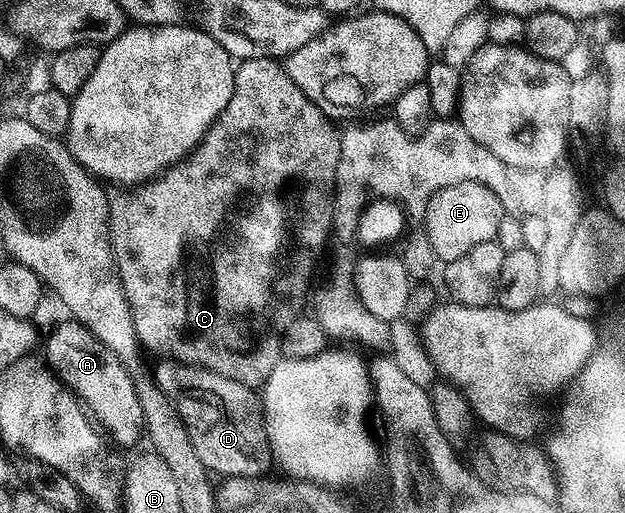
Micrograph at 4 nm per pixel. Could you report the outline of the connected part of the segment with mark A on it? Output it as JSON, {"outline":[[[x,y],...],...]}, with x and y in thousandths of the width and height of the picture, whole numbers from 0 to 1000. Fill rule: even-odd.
{"outline":[[[120,624],[96,628],[83,643],[70,674],[69,696],[85,729],[126,778],[146,821],[192,869],[211,869],[230,846],[227,795],[214,766],[214,749],[195,717],[189,694],[163,671],[134,634]]]}

